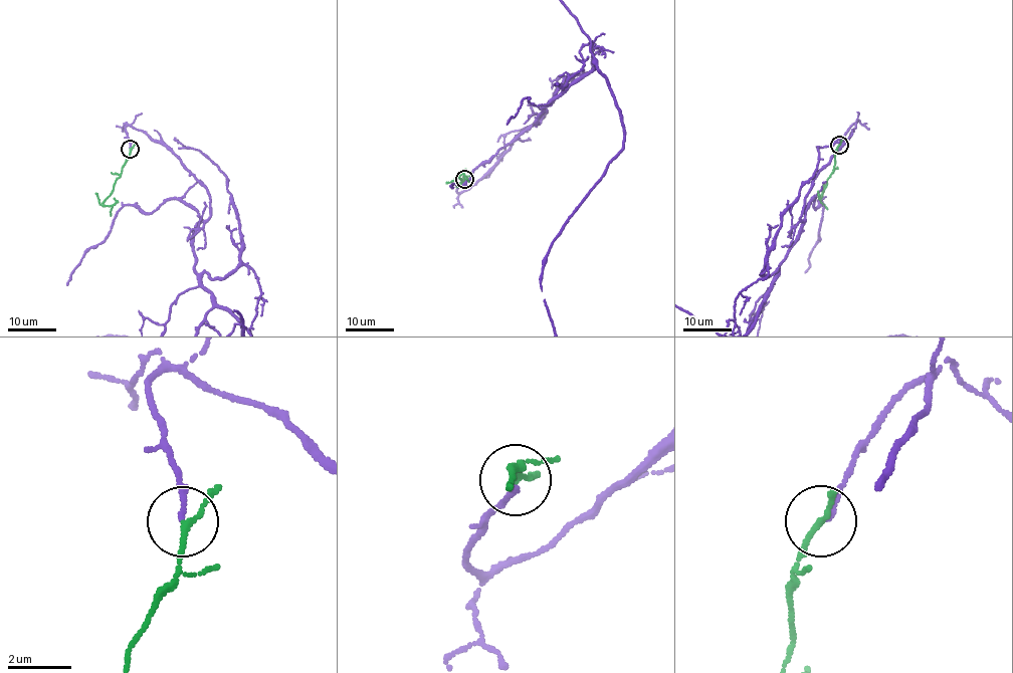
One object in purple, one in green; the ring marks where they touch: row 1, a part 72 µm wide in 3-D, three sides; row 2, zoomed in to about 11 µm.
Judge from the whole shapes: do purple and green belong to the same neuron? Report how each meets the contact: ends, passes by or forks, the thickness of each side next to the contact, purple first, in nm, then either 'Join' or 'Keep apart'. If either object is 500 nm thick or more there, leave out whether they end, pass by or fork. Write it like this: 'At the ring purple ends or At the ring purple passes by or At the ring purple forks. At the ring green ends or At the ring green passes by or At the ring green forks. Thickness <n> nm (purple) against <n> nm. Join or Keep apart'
At the ring purple ends. At the ring green passes by. Thickness 140 nm (purple) against 150 nm. Join

